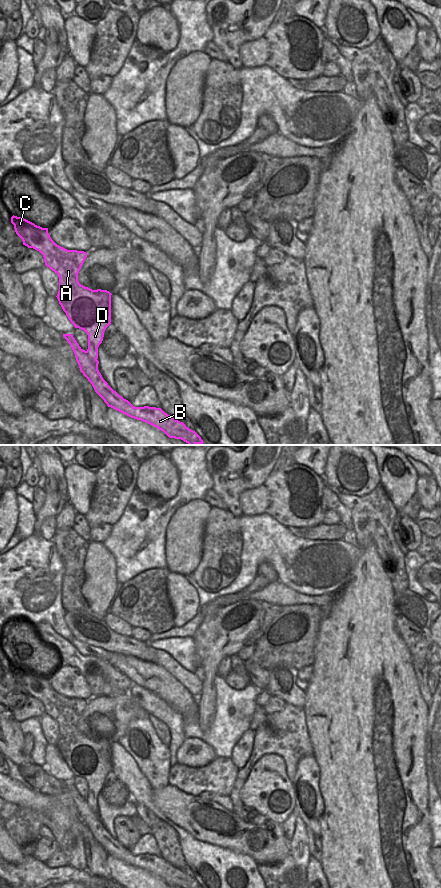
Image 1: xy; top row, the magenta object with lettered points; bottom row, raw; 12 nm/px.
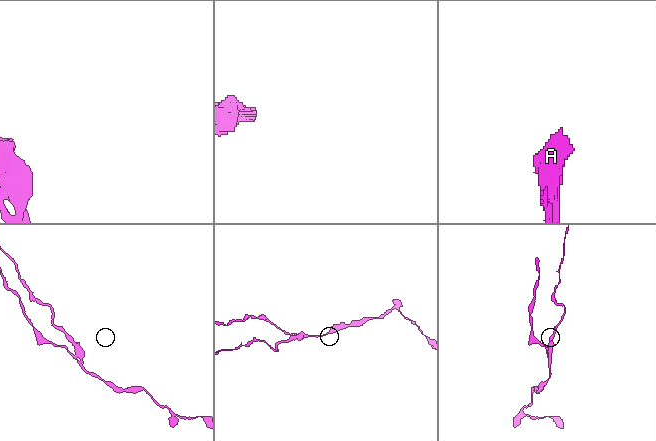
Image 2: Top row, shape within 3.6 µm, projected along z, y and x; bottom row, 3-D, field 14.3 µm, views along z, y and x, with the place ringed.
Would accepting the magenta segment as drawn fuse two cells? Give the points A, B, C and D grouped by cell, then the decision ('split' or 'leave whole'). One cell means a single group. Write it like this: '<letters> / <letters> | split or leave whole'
A C D / B | split

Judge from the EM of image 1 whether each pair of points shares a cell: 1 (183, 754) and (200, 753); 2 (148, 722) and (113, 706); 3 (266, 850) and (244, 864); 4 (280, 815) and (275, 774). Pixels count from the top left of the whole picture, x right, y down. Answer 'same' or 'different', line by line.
1: same
2: different
3: different
4: same

